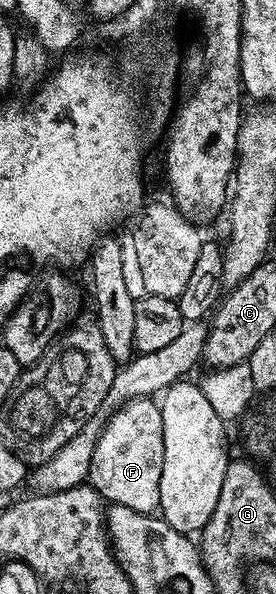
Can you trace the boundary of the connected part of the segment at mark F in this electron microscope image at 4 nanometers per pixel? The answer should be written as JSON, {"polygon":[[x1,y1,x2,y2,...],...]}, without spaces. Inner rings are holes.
{"polygon":[[152,398,131,400,121,408,116,409,107,417,106,423,100,429,100,437,94,446,94,456,90,458,90,468,87,479,91,487,100,493,108,504,130,506,130,510,138,510,149,514,159,509,159,482,162,477,163,462,163,432,162,414,159,403]]}

